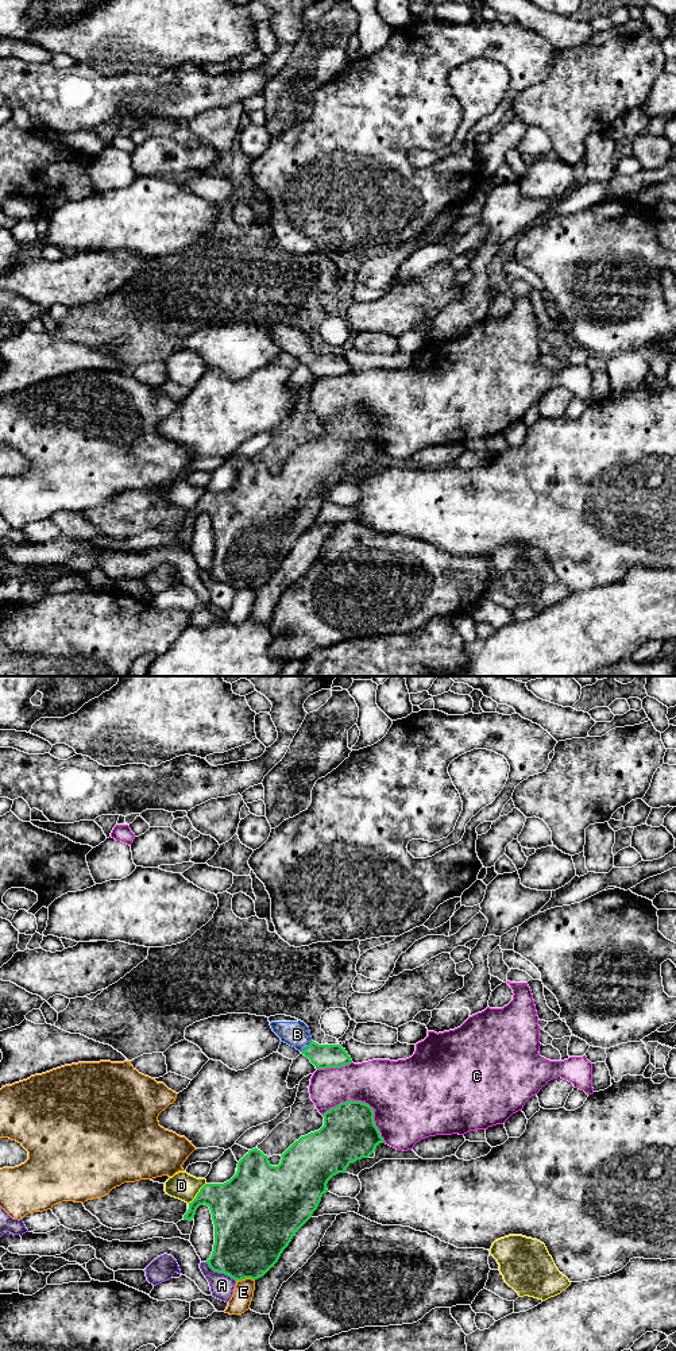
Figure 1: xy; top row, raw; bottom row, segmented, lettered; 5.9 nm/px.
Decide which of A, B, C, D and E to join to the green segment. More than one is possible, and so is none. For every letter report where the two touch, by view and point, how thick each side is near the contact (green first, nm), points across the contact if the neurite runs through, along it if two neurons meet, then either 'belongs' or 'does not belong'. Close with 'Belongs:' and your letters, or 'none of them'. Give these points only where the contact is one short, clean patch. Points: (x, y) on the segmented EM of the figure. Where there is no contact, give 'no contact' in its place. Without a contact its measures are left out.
A: contact xy (220, 1272); calibres 420 and 140 nm; does not belong
B: contact xy (308, 1046); calibres 140 and 150 nm; way xy (321, 1056), (308, 1046), (297, 1034); belongs
C: contact xy (364, 1103); calibres 320 and 420 nm; does not belong
D: contact xy (197, 1193); calibres 320 and 160 nm; does not belong
E: contact xy (244, 1278); calibres 420 and 120 nm; does not belong
Belongs: B

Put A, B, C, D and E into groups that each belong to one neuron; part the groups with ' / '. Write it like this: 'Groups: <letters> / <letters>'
Groups: A / B / C / D / E

